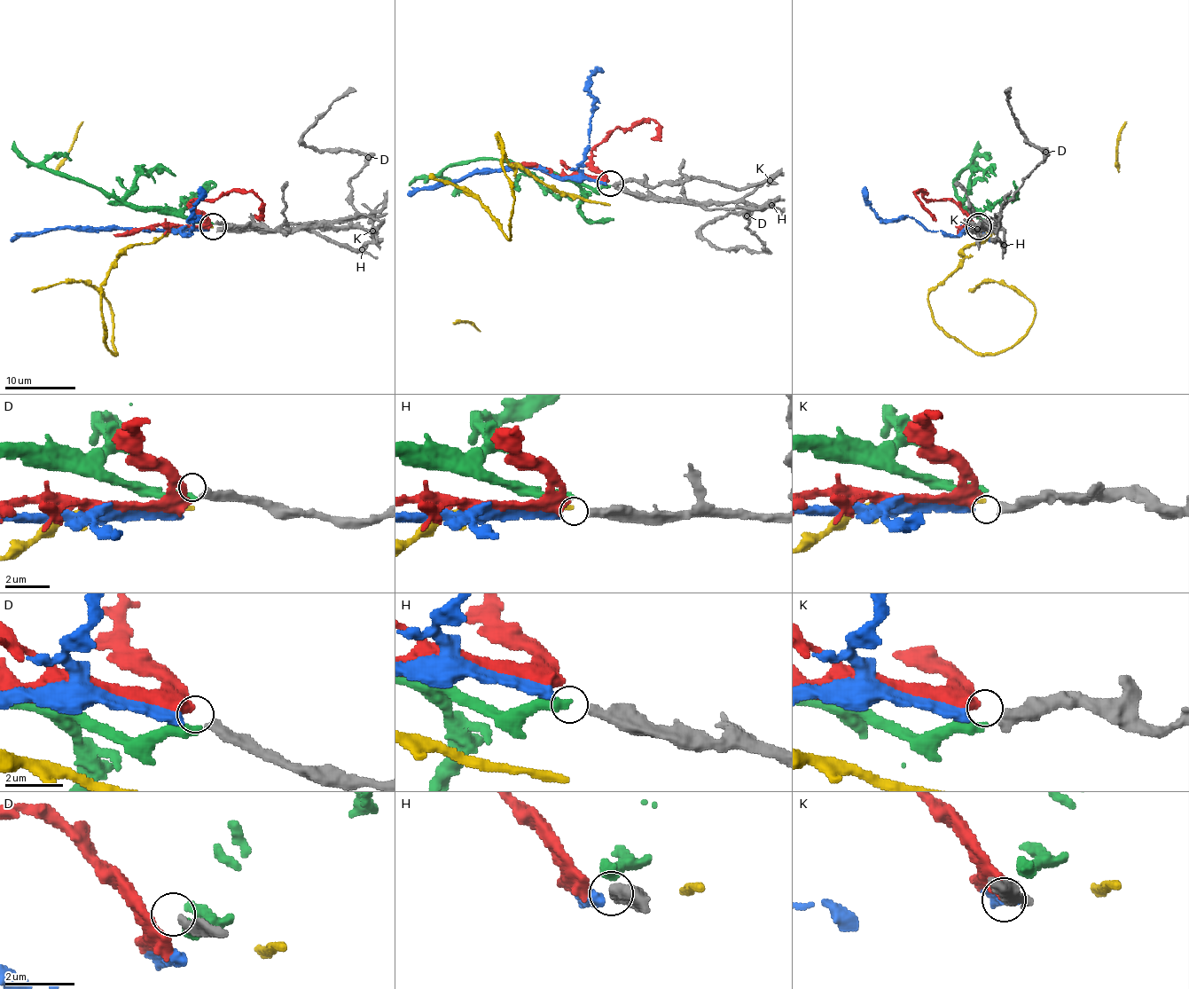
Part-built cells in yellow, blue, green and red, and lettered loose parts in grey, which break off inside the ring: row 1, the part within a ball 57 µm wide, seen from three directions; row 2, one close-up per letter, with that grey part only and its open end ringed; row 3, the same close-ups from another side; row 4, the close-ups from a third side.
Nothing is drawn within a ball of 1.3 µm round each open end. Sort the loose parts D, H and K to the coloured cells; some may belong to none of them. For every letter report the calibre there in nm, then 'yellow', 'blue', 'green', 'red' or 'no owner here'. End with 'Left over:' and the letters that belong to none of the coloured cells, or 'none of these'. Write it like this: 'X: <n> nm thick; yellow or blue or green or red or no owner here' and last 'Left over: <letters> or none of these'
D: 360 nm thick; no owner here
H: 360 nm thick; no owner here
K: 460 nm thick; blue
Left over: D, H

